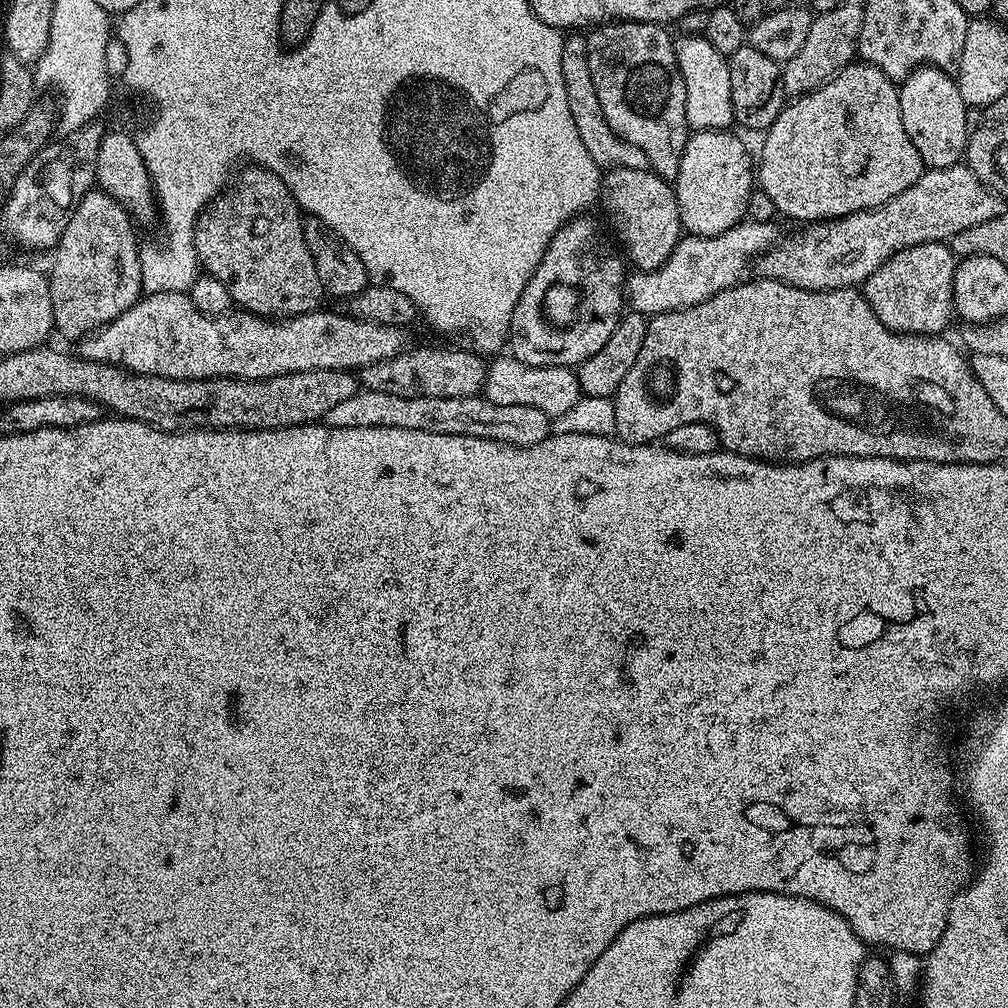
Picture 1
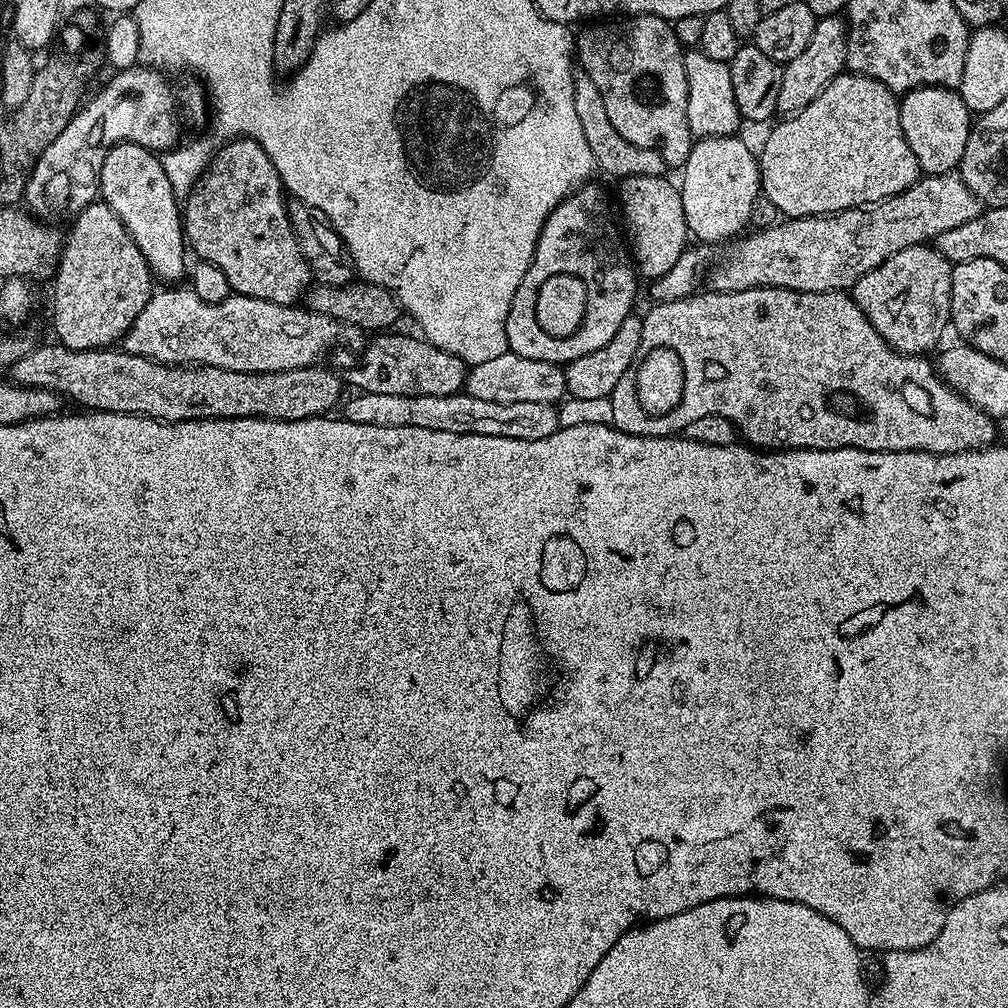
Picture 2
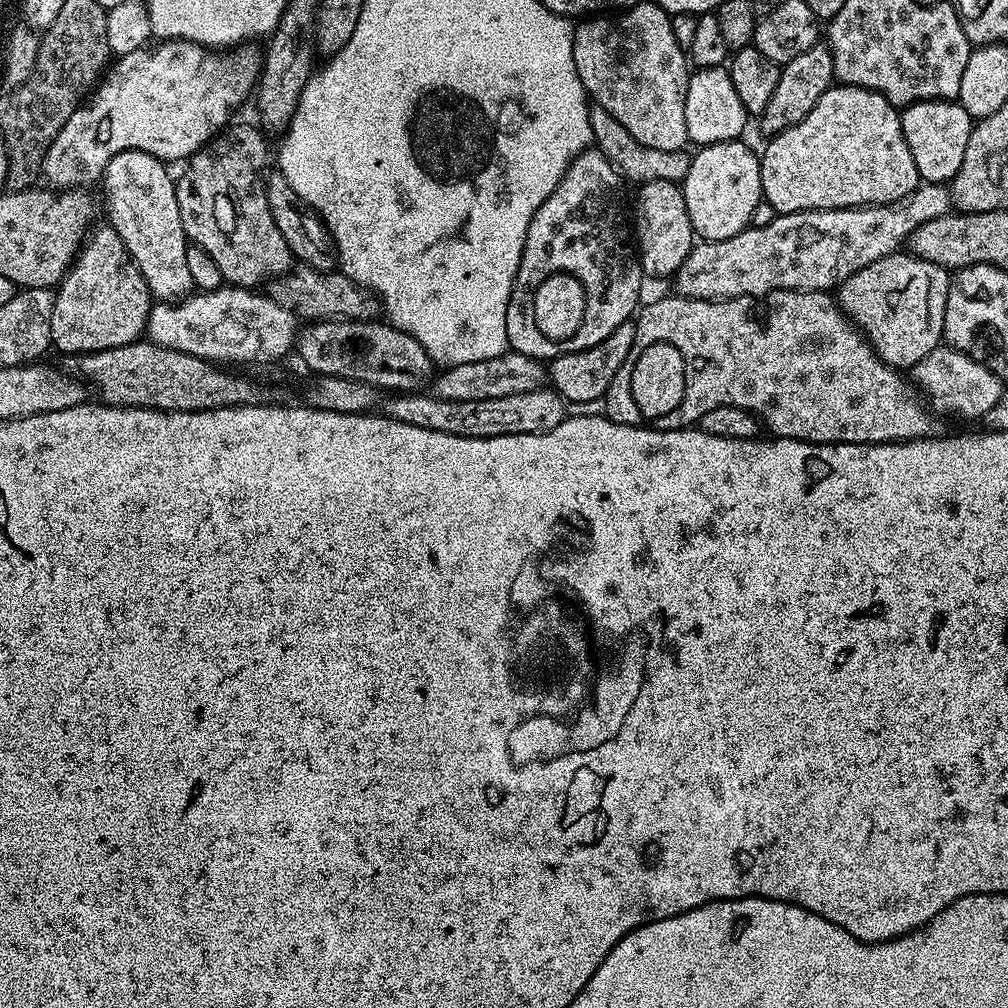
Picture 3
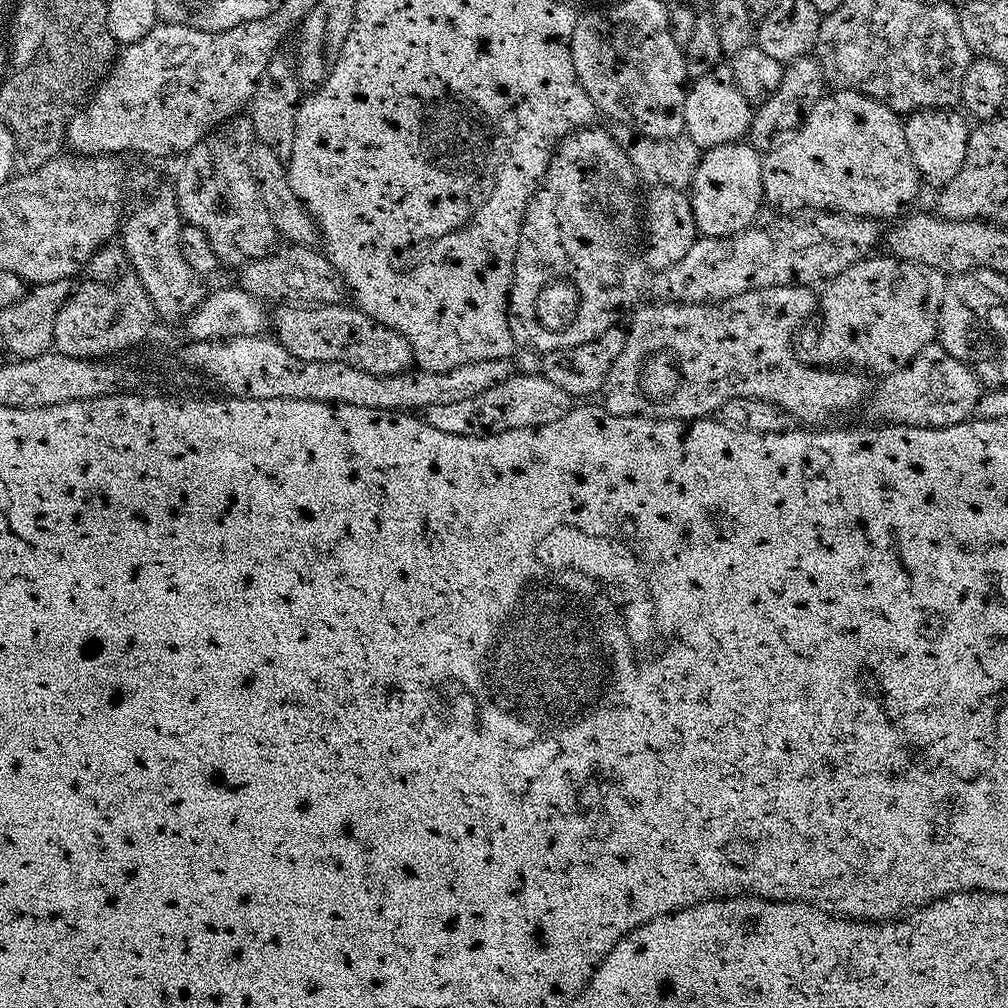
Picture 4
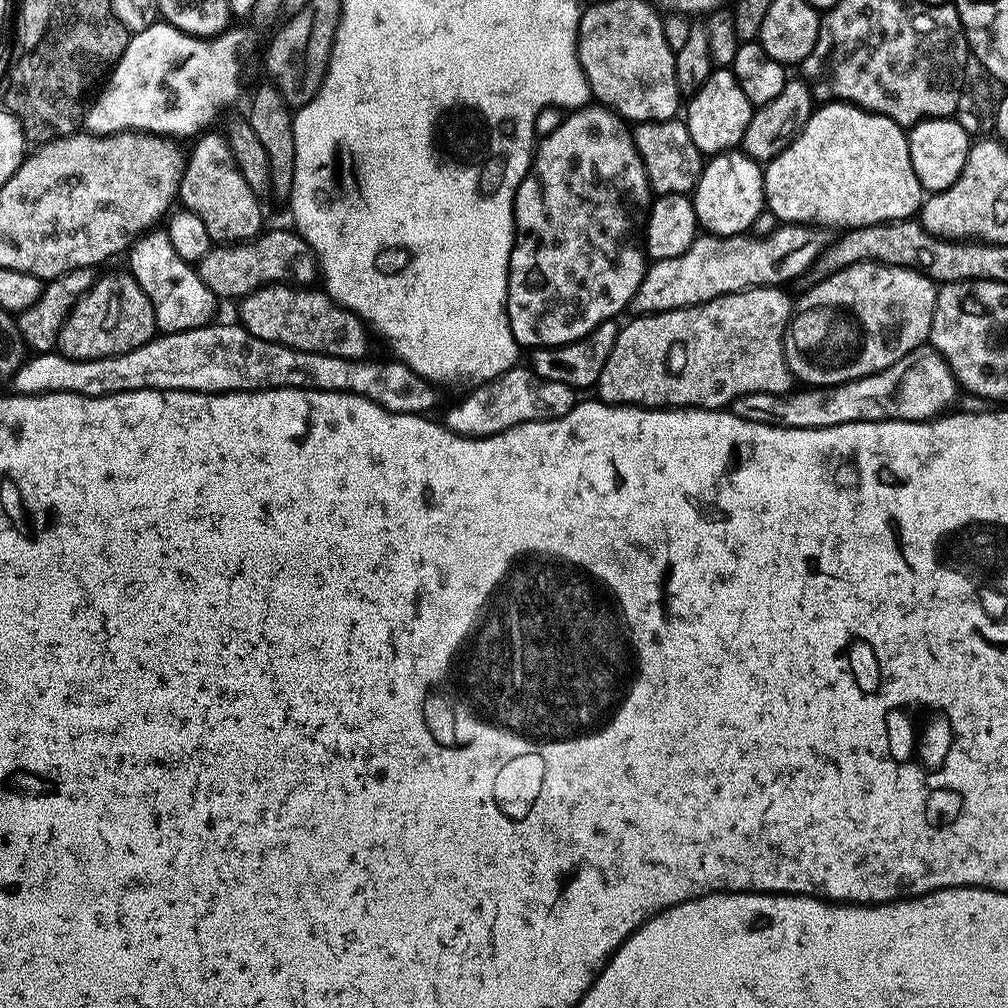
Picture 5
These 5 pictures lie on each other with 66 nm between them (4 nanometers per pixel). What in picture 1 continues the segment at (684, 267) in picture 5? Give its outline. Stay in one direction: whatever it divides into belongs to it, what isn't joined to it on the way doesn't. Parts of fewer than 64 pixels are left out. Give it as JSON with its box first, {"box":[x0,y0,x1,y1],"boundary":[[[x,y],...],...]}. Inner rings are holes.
{"box":[754,162,1006,292],"boundary":[[[961,162],[945,168],[925,170],[910,186],[910,190],[902,190],[890,202],[880,204],[876,208],[867,208],[851,212],[845,216],[837,216],[834,220],[822,220],[809,223],[801,232],[793,236],[781,235],[776,243],[760,253],[754,261],[755,275],[766,280],[777,280],[790,286],[798,286],[802,290],[825,292],[835,288],[856,288],[878,270],[896,252],[906,250],[910,246],[922,246],[926,242],[948,242],[954,234],[962,234],[962,230],[970,230],[970,226],[978,226],[978,222],[986,222],[990,218],[998,218],[1006,210],[1005,197],[991,192],[970,171],[967,163]]]}

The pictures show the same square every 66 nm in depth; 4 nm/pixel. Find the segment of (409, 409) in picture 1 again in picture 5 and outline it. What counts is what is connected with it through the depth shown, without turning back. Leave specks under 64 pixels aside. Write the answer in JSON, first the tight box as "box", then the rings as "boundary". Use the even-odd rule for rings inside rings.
{"box":[442,366,578,436],"boundary":[[[528,366],[514,367],[493,380],[477,383],[473,388],[476,389],[461,404],[454,405],[442,417],[444,427],[459,436],[493,436],[526,422],[562,418],[578,403],[577,393],[570,386],[562,386],[562,382],[546,382],[546,378],[538,378]]]}

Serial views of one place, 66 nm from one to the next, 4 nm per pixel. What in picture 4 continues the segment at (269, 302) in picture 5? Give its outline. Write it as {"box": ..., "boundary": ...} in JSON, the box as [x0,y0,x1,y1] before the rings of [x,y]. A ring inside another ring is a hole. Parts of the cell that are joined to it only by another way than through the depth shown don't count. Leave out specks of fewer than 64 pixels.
{"box":[270,303,413,376],"boundary":[[[277,303],[276,308],[270,312],[271,335],[294,358],[302,358],[306,362],[344,362],[346,366],[354,366],[354,370],[366,370],[375,376],[393,376],[399,372],[407,372],[413,367],[412,348],[406,342],[402,334],[395,332],[393,328],[387,328],[379,324],[374,318],[370,318],[359,308],[339,304],[314,304],[305,306],[302,304]]]}

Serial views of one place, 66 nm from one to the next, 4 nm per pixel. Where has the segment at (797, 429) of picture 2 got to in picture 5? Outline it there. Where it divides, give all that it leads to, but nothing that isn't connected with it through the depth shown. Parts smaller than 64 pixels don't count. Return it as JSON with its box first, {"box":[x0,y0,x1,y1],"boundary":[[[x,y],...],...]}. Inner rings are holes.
{"box":[594,286,794,409],"boundary":[[[773,286],[771,288],[748,288],[745,292],[735,292],[714,298],[705,304],[695,304],[689,308],[679,308],[669,312],[653,312],[651,314],[640,314],[627,325],[621,327],[618,334],[618,342],[614,342],[614,350],[610,350],[610,358],[606,358],[606,366],[602,366],[600,381],[595,384],[594,392],[605,404],[630,404],[637,408],[714,408],[723,409],[731,405],[733,400],[746,394],[778,394],[779,396],[791,393],[794,388],[794,377],[784,353],[784,332],[792,320],[794,311],[793,297],[788,297],[783,287]]]}

